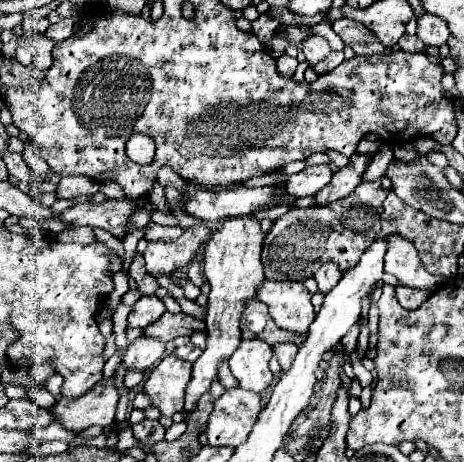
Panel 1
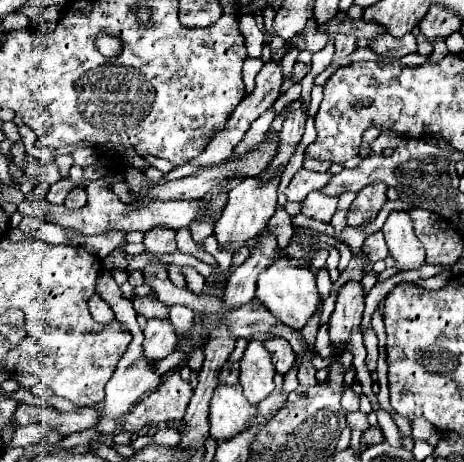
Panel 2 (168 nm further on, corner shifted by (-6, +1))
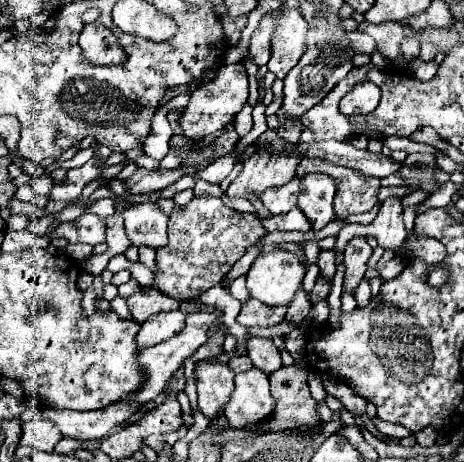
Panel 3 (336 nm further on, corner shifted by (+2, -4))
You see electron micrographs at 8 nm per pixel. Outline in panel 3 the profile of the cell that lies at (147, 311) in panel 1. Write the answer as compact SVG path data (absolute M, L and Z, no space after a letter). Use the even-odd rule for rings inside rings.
M142 288L140 292L126 298L128 310L136 322L146 322L152 314L170 312L180 308L180 302L156 292L156 288Z

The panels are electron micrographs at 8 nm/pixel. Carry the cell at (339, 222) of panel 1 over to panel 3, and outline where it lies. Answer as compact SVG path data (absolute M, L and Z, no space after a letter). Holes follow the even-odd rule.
M304 158L298 164L298 174L308 172L324 172L336 180L336 196L334 196L334 212L336 216L350 216L368 212L378 202L380 180L364 176L356 170L348 170L342 166L334 166L328 162L320 162L318 158Z

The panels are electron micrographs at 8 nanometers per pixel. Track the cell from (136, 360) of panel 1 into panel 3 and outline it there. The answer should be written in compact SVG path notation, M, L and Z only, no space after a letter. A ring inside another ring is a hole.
M172 310L172 312L160 312L142 322L142 328L138 332L138 346L148 348L156 346L162 340L172 338L180 330L184 330L186 314L182 310Z

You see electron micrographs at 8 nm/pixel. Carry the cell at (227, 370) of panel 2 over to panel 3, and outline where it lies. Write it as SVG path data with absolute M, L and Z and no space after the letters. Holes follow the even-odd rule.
M236 356L228 362L228 366L230 366L230 370L234 370L238 374L238 372L244 372L244 370L250 370L252 362L250 362L248 356Z

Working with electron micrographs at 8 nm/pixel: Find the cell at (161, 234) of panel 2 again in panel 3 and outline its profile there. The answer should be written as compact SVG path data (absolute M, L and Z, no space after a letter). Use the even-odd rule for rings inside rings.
M156 202L134 204L122 210L122 216L126 236L134 246L152 246L152 248L166 246L168 216L160 210L160 204Z

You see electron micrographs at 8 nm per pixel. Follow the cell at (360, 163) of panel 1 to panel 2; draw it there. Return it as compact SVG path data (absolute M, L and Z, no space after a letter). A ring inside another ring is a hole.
M312 191L302 203L302 213L312 219L328 223L336 213L336 207L338 207L338 197L328 197L322 191Z

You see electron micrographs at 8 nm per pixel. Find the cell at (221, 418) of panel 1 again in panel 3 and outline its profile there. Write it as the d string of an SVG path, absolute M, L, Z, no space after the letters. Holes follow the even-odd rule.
M216 358L200 360L194 366L194 380L198 388L198 406L208 420L218 416L218 408L226 406L234 390L234 372L228 364L218 364Z

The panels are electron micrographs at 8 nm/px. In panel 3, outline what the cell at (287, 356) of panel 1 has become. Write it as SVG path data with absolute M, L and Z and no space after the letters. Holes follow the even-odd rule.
M258 336L250 338L248 356L252 358L252 364L266 374L272 374L282 366L280 350L274 346L274 342L270 338L258 338Z

